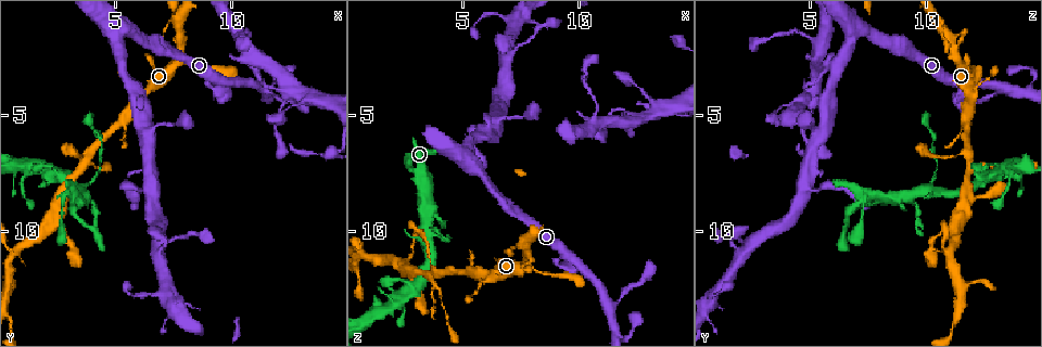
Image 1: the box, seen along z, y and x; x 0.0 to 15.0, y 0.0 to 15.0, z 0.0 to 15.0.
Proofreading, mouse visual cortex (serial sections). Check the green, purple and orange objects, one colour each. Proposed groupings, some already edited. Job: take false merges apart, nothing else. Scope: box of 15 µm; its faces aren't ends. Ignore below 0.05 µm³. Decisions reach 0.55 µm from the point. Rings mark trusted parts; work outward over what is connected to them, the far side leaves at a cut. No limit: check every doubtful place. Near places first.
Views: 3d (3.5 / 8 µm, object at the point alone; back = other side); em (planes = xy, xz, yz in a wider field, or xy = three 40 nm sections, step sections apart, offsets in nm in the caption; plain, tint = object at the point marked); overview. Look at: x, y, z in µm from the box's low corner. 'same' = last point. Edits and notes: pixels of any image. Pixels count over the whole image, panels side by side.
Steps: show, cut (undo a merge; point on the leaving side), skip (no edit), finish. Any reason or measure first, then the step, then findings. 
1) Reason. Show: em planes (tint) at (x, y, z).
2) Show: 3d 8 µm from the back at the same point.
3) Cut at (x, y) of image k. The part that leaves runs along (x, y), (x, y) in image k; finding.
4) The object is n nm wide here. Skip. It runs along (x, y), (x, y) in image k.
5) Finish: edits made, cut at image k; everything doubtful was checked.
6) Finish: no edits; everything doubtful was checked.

A fork. Show: 3d 3.5 µm at (3.7, 7.2, 12.0).

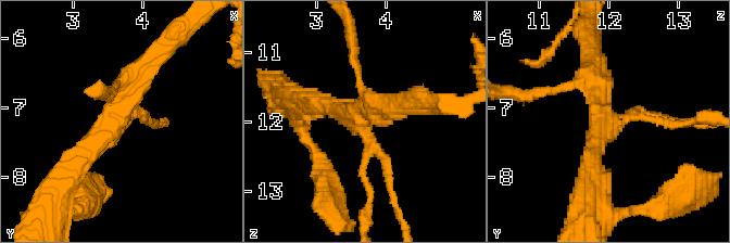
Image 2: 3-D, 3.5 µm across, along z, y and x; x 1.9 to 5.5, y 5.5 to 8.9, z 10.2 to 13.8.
Shape alone is not enough. Show: em planes (tint) at (3.65, 7.15, 11.95).

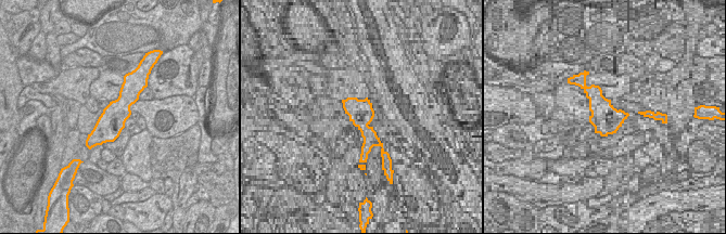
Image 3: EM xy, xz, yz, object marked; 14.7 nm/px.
Skip. It runs along (126, 79), (126, 99), (100, 141) in image 3; continuous, no second cell.

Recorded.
Show: 3d 3.5 µm from the back at (3.3, 8.3, 9.9).

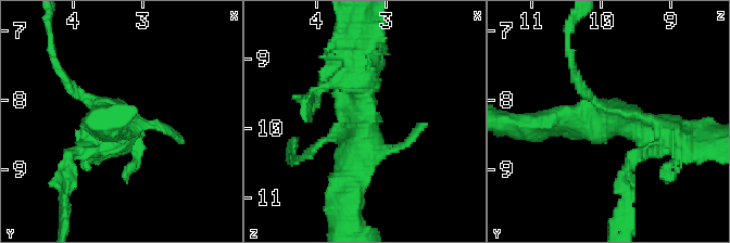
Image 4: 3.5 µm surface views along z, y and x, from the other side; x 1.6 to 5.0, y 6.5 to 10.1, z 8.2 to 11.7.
Shape alone is not enough. Show: em xy step 1 (tint) at (3.35, 8.25, 10.00).

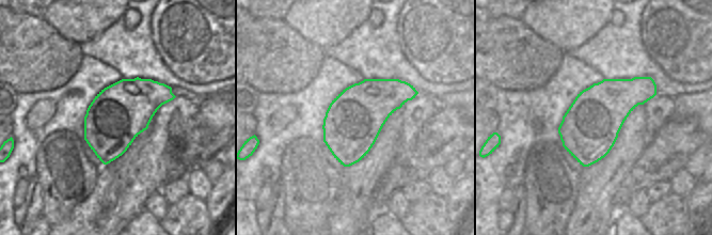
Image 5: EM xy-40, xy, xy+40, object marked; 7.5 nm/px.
Show: em planes (tint) at the same point.

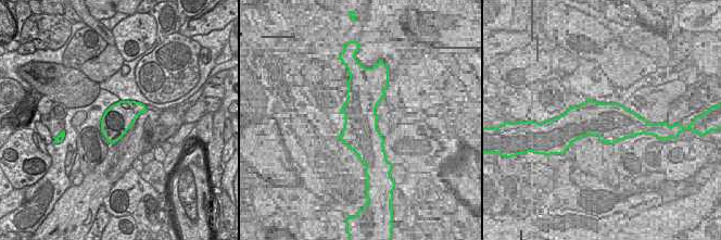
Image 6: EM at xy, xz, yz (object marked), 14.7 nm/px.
Skip. It runs along (669, 137), (616, 116), (536, 126) in image 4; one cell here.

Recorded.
Thick turns thin. Show: 3d 3.5 µm at (4.1, 7.8, 10.3).

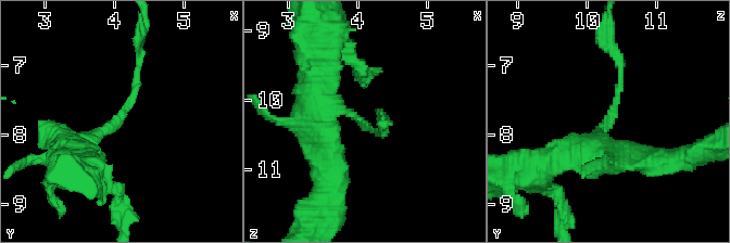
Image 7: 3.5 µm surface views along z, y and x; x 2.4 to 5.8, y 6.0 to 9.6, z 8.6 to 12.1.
The arms are 100, 350 nm wide; shape alone is not enough. Show: em planes (tint) at (4.05, 7.80, 10.30).

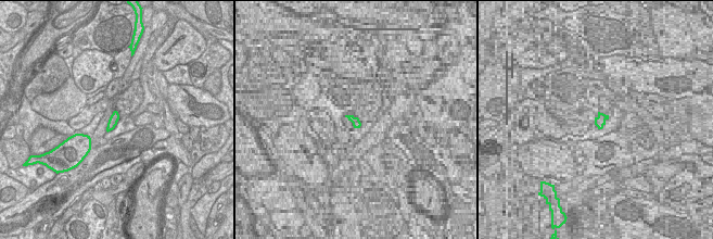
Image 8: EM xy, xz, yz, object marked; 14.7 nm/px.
Skip. All the same cell.

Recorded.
Finish: no edits; everything doubtful was checked.

